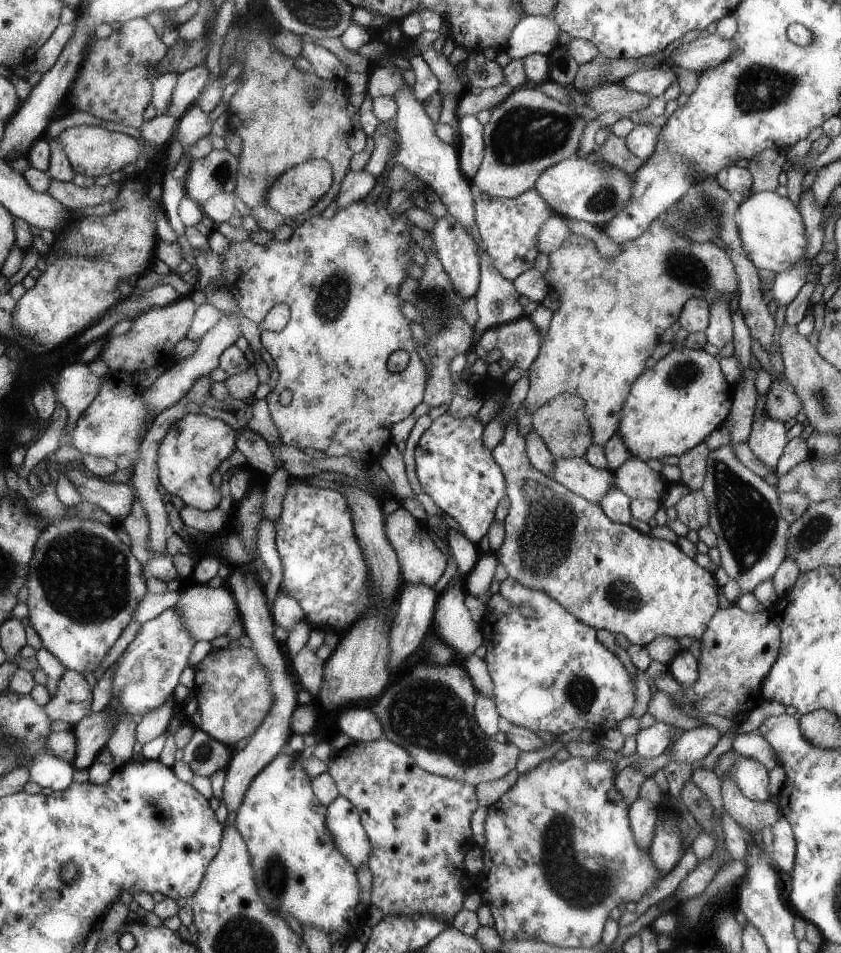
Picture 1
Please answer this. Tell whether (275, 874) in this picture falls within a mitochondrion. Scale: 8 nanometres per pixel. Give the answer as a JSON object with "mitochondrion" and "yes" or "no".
{"mitochondrion":"yes"}

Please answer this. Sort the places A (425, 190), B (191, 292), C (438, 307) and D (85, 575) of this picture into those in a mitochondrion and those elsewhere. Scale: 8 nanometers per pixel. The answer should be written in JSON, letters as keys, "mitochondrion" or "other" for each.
{"A":"other","B":"other","C":"mitochondrion","D":"mitochondrion"}

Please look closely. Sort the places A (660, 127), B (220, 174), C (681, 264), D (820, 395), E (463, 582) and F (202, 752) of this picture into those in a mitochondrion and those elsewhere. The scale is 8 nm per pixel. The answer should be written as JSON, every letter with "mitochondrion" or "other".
{"A":"other","B":"mitochondrion","C":"mitochondrion","D":"mitochondrion","E":"other","F":"mitochondrion"}

